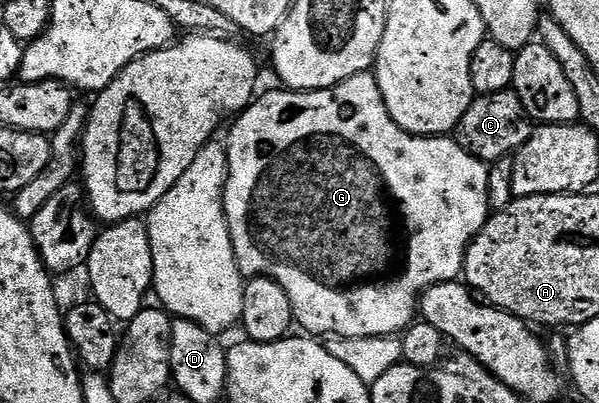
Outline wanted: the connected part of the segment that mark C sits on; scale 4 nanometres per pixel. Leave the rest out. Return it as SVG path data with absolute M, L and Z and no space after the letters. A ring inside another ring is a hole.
M505 89L499 93L484 93L475 96L474 102L464 111L456 130L456 140L468 155L487 163L493 163L517 154L524 143L528 143L532 122L524 103L517 93Z

